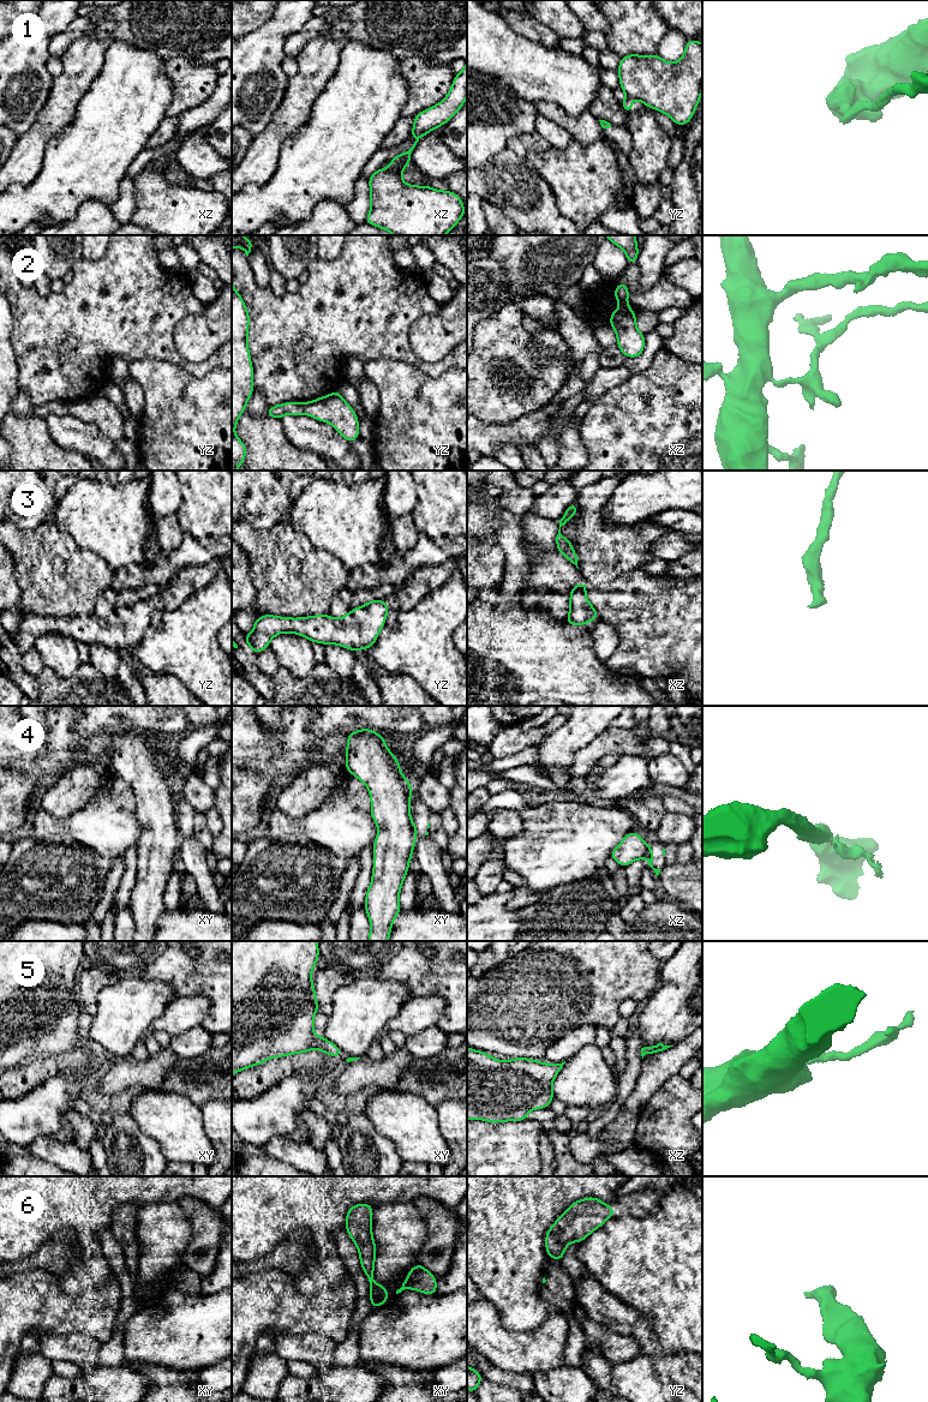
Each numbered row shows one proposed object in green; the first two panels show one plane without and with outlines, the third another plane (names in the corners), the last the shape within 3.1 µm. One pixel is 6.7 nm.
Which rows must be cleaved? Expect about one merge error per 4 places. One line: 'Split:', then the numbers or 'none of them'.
Split: 1, 2, 4

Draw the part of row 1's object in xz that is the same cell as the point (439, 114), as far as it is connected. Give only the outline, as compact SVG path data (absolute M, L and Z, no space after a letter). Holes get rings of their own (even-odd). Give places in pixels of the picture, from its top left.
M467 60L465 67L454 77L453 85L445 98L433 107L414 115L414 125L411 137L417 140L413 146L400 155L394 156L390 162L399 163L403 160L411 160L411 154L419 139L438 126L445 125L462 107L467 97Z

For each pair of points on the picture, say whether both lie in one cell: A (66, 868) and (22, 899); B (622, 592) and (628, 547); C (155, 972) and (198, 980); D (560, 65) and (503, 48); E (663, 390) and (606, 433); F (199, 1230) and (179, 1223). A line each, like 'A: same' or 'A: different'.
A: same
B: different
C: same
D: same
E: same
F: different

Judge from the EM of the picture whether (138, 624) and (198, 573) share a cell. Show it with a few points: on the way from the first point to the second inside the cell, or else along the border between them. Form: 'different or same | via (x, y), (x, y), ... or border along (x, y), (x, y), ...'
same | via (149, 609), (155, 603), (168, 600), (183, 587)

